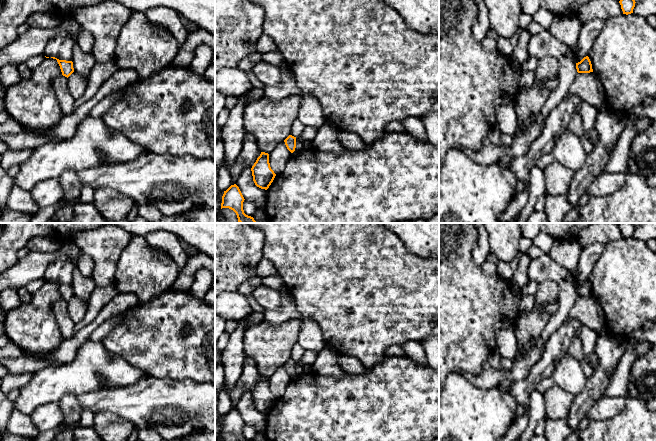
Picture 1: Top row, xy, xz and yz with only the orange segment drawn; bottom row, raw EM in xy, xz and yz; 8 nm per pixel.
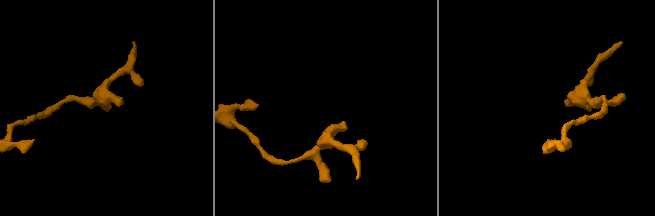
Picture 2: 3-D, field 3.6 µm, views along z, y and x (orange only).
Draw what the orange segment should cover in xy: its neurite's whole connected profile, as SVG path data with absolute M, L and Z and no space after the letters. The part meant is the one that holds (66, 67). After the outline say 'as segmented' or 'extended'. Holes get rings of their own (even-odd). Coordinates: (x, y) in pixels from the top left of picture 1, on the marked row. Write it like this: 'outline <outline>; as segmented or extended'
outline M51 57L51 58L57 60L63 76L68 78L74 72L73 62L72 61L59 60L55 57Z; as segmented

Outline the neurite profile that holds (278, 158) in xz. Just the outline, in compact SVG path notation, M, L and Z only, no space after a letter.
M284 141L280 142L269 154L270 167L276 175L284 170L291 156L292 153L287 149Z

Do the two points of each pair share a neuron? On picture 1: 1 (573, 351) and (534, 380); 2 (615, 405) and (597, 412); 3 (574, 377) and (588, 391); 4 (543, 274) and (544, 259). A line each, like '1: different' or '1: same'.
1: different
2: same
3: different
4: same

